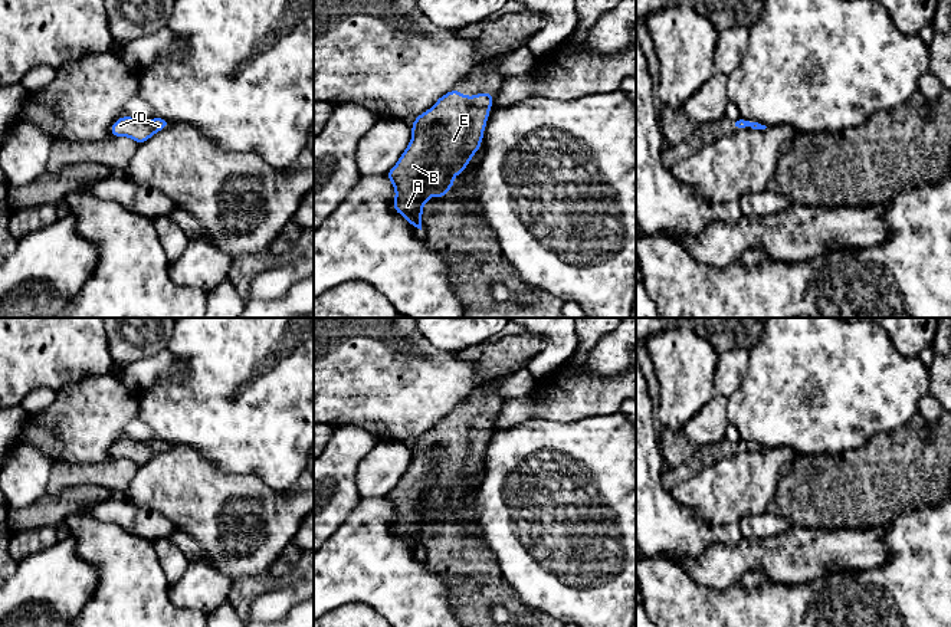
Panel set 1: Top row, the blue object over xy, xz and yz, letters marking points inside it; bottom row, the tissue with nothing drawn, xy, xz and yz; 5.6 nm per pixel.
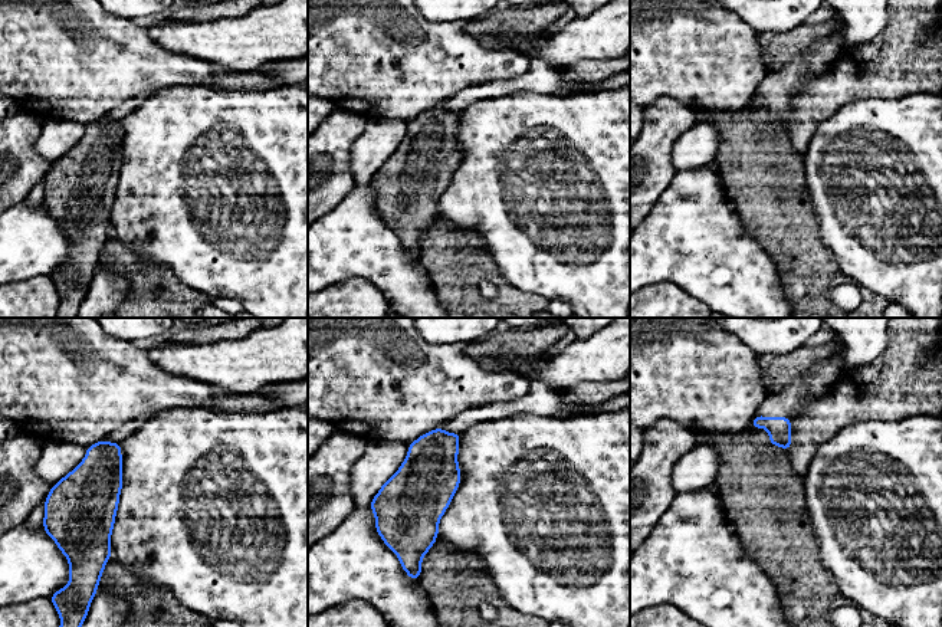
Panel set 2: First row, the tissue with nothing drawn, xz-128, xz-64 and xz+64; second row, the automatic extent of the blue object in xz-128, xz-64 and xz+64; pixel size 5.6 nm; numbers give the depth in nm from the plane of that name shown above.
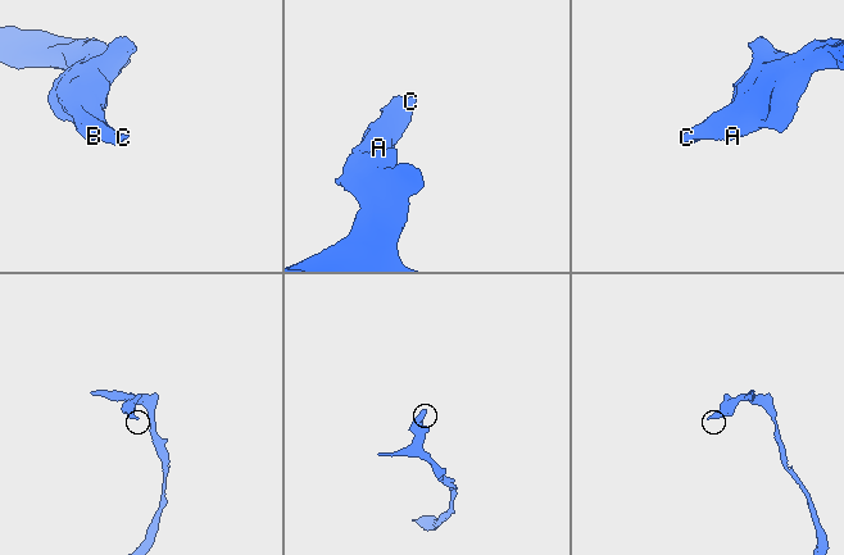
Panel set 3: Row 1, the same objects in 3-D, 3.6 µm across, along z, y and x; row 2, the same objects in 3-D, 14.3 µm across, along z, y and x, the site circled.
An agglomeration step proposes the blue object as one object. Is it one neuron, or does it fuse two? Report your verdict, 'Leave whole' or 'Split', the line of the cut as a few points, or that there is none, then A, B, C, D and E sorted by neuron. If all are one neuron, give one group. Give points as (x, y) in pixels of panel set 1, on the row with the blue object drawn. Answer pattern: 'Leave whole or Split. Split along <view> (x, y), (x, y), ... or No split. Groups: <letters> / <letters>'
Leave whole. No split. Groups: A B C D E

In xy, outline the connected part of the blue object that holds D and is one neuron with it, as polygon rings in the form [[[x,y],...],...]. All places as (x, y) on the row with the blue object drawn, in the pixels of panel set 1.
[[[128,115],[117,119],[111,127],[111,135],[114,137],[128,137],[138,144],[145,142],[155,132],[168,127],[171,122],[163,118],[137,119]]]

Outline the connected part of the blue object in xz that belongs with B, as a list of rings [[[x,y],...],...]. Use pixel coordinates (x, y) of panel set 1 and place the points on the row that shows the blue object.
[[[453,89],[440,96],[429,111],[413,121],[411,141],[386,175],[396,190],[393,209],[414,227],[422,230],[424,203],[430,198],[445,197],[447,190],[455,186],[452,177],[460,175],[473,154],[479,151],[492,99],[493,93],[482,92],[466,96]]]

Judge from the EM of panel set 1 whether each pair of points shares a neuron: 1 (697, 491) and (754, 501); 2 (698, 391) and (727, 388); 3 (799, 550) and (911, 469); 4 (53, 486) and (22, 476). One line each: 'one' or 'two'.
1: one
2: two
3: two
4: two

